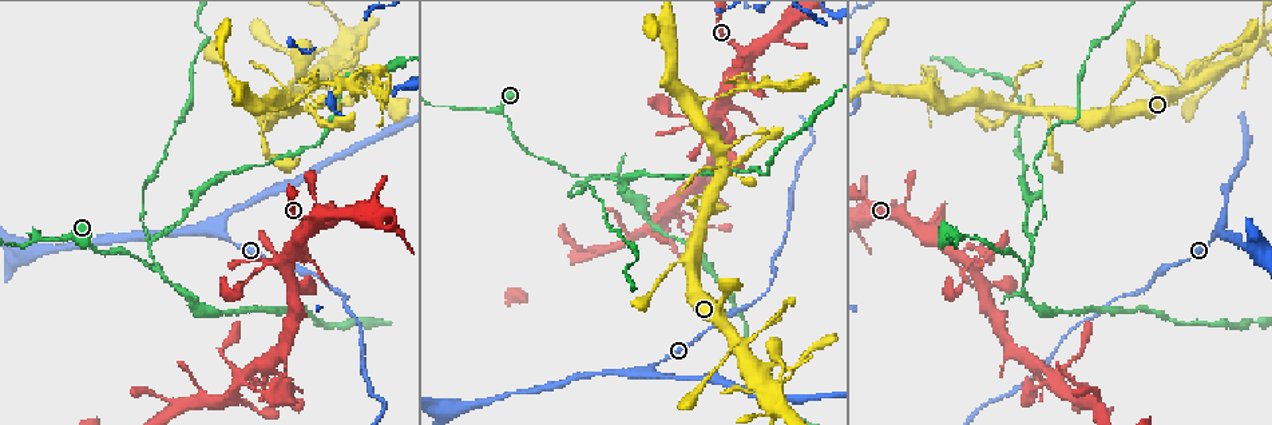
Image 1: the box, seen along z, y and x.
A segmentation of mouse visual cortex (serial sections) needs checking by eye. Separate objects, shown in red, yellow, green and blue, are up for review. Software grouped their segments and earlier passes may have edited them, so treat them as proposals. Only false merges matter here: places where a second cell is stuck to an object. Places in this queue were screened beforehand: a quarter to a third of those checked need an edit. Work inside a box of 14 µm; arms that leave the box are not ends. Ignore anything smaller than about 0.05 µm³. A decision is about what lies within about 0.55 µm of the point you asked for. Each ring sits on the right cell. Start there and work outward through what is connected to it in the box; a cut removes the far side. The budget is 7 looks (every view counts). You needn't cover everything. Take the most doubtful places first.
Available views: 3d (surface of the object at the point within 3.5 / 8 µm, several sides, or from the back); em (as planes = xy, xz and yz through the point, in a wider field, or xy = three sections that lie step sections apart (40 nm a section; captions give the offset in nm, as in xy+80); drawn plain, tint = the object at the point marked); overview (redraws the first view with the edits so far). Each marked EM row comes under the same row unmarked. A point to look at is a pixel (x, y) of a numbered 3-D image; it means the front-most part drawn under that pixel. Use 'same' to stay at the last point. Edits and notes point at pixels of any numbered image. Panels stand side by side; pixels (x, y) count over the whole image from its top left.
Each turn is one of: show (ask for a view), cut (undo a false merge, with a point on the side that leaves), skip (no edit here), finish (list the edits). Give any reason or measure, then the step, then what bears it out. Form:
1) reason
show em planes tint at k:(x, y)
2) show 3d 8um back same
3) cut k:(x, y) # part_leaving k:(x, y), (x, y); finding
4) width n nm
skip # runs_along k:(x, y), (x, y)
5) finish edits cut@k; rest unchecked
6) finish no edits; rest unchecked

three arms meet
show 3d 3.5um at 1:(579, 176)

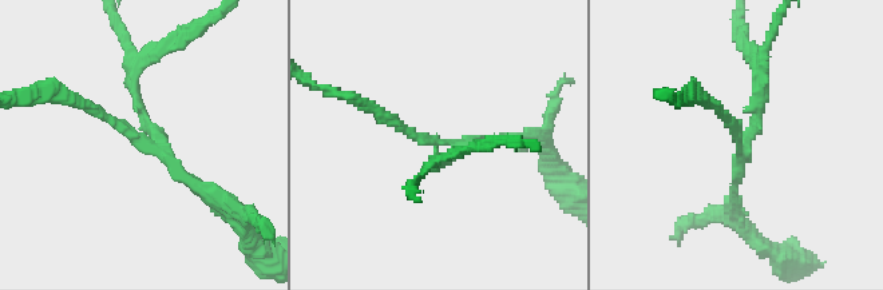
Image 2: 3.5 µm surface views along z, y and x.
arms 3; arm_widths 150, 150, 150 nm
cut 2:(757, 98) # part_leaving 2:(744, 138), (764, 90), (744, 40); two cells meet here

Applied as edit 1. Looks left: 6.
show 3d 3.5um at 1:(219, 230)

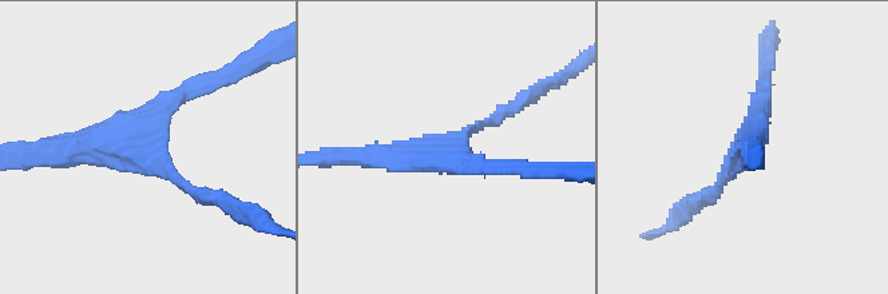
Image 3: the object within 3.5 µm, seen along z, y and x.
arms 3; arm_widths 150, 200, 300 nm
show em xy step 1 tint at 3:(438, 150)

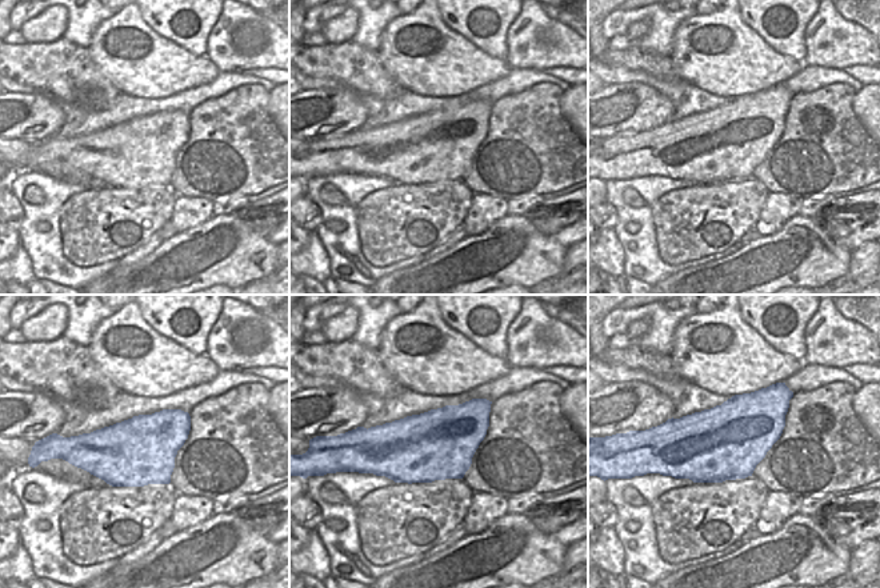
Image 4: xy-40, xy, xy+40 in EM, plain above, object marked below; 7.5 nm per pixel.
show em xy step 5 tint same

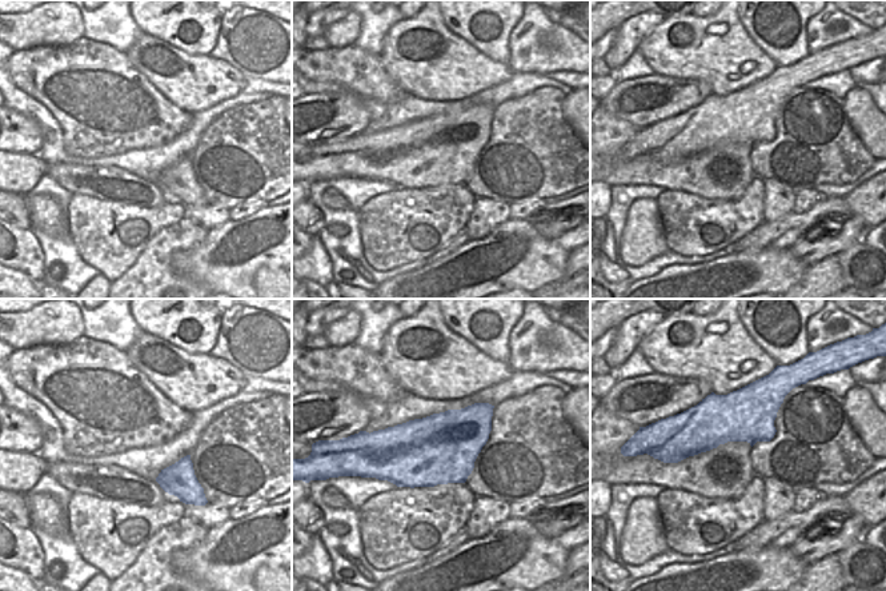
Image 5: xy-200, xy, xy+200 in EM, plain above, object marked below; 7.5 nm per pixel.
width 550 nm
skip # runs_along 3:(504, 112), (439, 150), (348, 157); one cell here

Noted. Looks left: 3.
a narrow waist
show 3d 3.5um at 1:(51, 238)

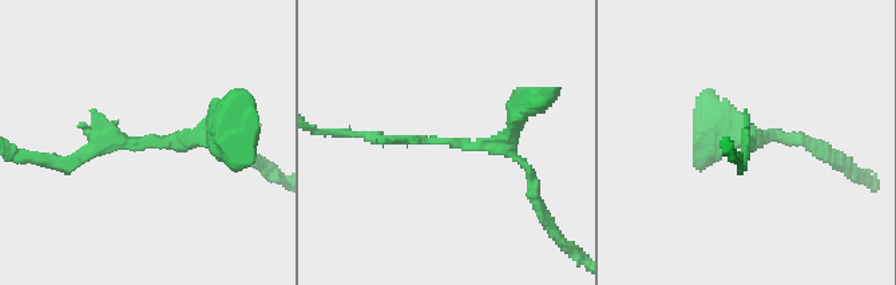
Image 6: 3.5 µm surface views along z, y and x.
arm_widths 150, 200 nm; need the tissue
show em planes tint at 6:(440, 143)

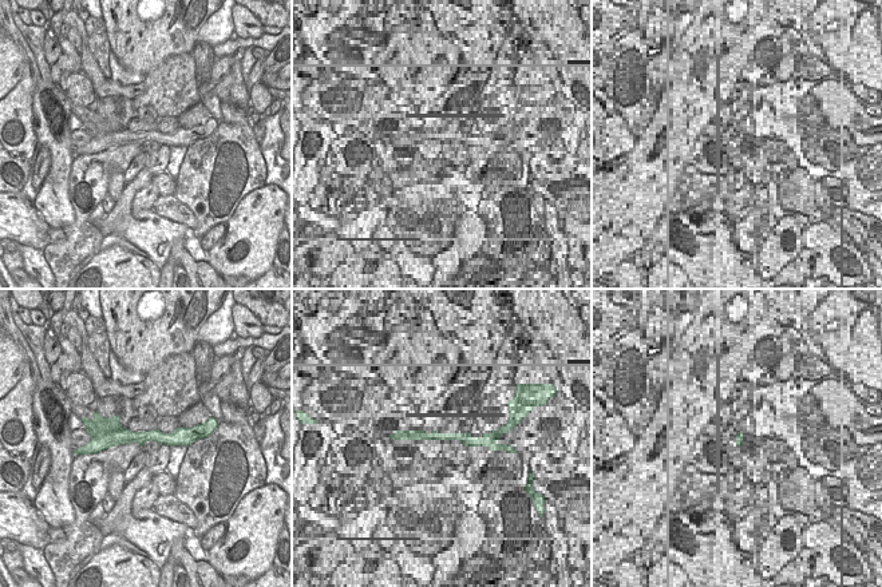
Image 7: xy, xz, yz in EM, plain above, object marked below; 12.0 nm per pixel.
cut it another way
show em xy step 1 tint same

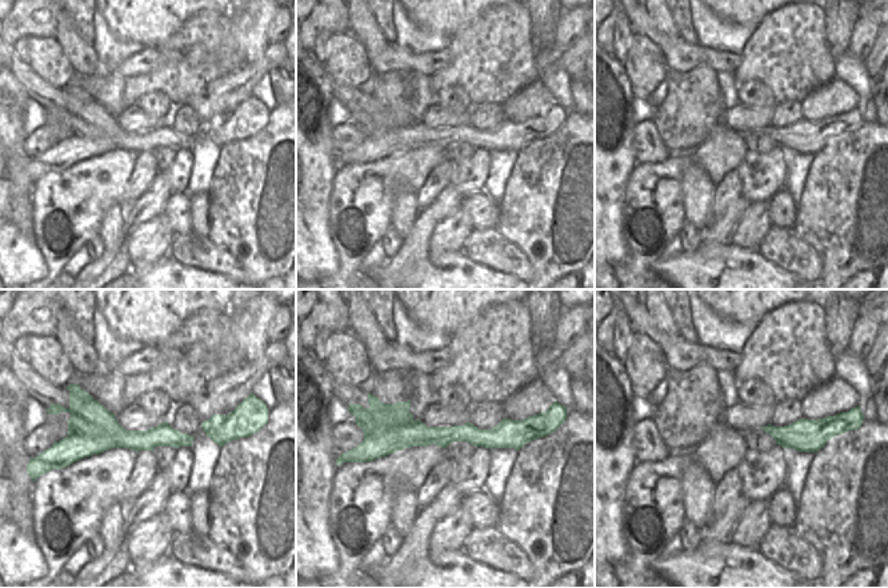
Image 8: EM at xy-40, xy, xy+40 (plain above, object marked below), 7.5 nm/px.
skip # runs_along 8:(376, 428), (508, 438), (515, 444); all the same cell

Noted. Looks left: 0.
finish edits cut@2; rest unchecked

